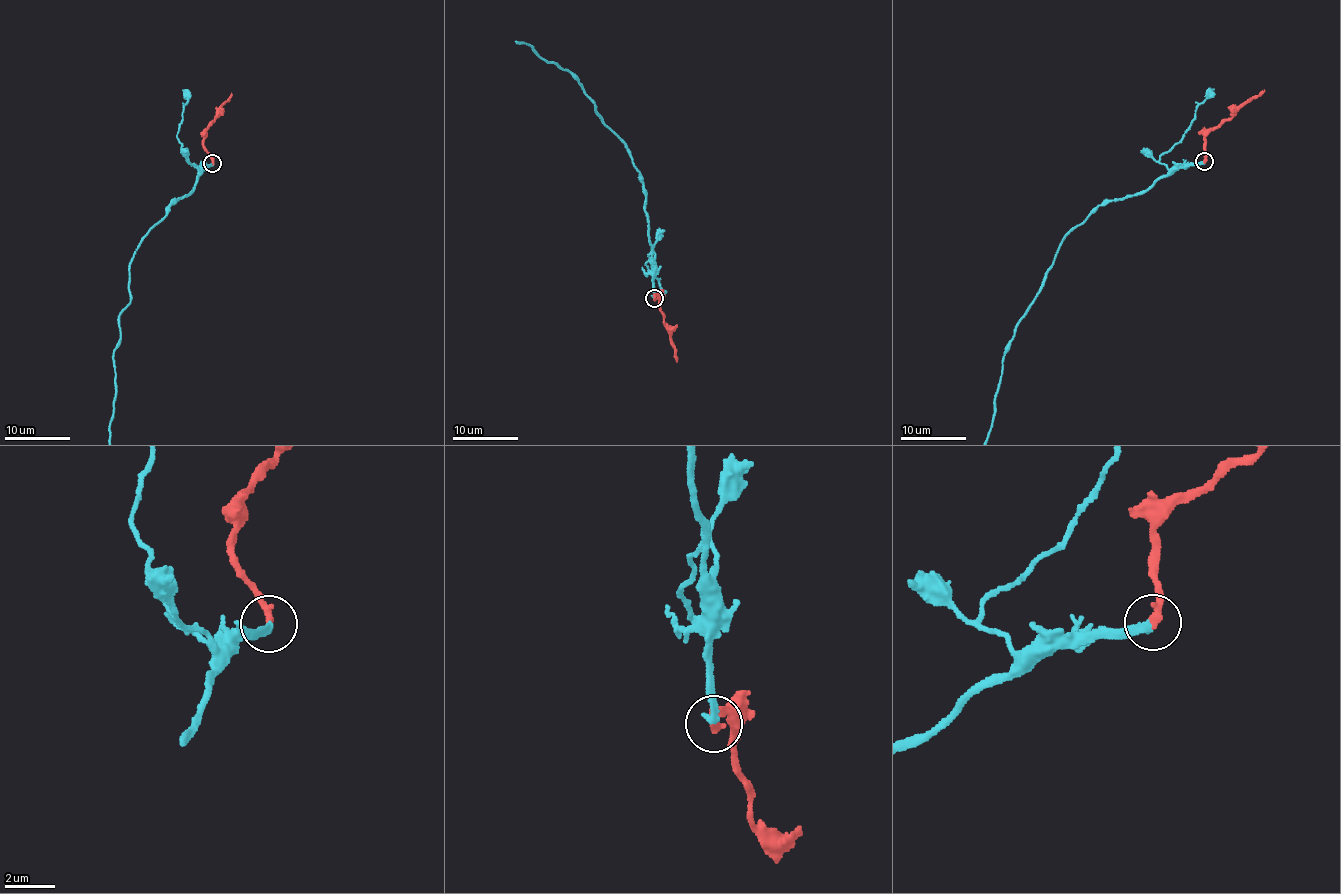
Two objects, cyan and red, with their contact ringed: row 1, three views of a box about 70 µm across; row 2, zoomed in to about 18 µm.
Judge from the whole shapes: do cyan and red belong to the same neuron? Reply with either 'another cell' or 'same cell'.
same cell

